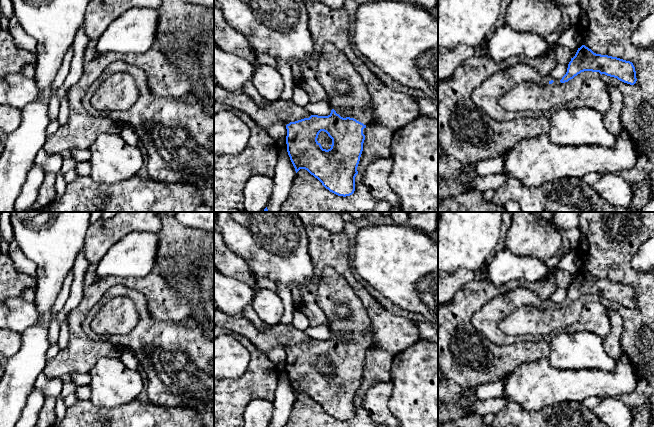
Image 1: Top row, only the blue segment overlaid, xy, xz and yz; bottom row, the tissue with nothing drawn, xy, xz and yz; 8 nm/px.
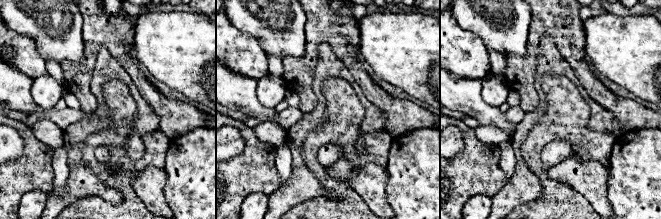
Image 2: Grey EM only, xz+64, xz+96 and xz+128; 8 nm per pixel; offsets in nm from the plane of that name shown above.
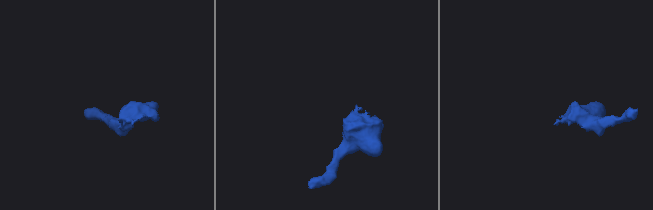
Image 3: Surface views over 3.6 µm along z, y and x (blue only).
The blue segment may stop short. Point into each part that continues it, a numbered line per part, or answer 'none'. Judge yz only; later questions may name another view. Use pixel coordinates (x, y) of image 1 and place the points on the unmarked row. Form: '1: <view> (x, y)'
1: yz (594, 318)

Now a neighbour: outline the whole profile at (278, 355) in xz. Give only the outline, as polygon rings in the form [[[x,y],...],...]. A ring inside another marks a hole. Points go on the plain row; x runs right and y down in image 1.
[[[274,346],[266,352],[266,355],[277,367],[286,366],[287,353],[284,347]]]

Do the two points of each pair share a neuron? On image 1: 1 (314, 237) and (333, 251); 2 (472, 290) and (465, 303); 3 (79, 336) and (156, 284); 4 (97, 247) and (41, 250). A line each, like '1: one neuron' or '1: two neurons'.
1: one neuron
2: one neuron
3: one neuron
4: two neurons

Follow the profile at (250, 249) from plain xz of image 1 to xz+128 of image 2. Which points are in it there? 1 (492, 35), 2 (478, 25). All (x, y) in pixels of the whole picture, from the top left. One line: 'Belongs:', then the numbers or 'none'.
Belongs: 1, 2

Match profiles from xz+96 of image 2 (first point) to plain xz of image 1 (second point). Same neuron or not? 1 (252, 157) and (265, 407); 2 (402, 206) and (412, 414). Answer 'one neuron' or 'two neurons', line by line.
1: two neurons
2: one neuron

